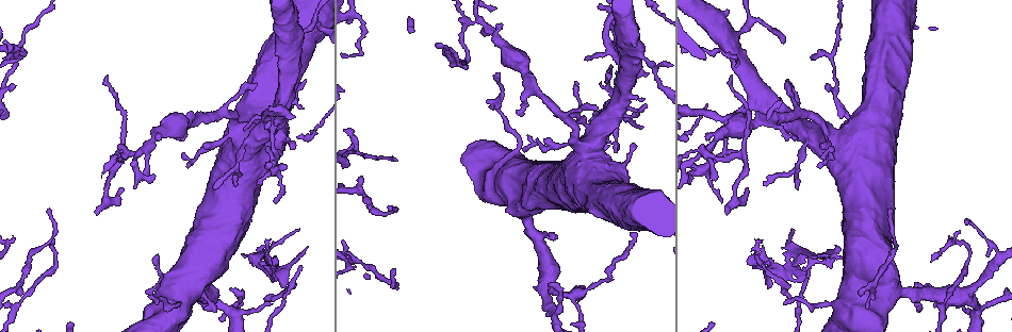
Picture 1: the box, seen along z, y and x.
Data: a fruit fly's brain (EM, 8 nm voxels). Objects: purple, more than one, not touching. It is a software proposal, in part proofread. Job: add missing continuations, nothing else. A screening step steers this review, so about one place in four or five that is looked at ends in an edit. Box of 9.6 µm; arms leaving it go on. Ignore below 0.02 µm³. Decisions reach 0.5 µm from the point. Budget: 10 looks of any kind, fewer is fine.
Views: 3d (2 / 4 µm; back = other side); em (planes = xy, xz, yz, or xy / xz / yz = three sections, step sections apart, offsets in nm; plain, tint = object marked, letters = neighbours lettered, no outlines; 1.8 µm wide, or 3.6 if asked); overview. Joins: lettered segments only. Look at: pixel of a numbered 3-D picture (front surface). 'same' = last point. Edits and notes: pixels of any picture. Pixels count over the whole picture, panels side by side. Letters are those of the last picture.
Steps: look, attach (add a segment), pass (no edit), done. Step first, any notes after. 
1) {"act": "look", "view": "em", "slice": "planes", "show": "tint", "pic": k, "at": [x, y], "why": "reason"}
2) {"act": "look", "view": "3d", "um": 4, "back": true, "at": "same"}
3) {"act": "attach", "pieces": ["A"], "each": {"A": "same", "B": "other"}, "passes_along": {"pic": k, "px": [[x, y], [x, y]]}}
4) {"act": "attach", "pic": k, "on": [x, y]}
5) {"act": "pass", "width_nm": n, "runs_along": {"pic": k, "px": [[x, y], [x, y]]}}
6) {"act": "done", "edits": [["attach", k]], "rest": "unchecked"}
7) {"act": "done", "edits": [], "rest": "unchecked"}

{"act": "look", "view": "em", "um": 3.6, "slice": "xz", "step": 8, "show": "tint", "pic": 1, "at": [395, 271], "why": "long arm stops here"}

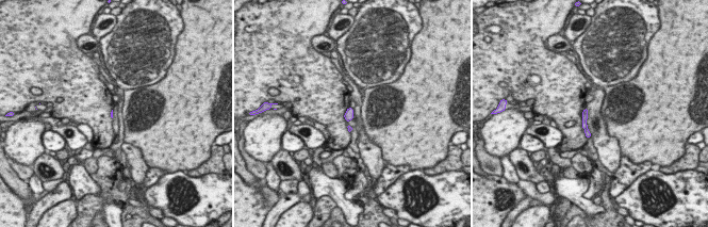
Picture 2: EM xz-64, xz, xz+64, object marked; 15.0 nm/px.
{"act": "look", "view": "em", "um": 3.6, "slice": "planes", "show": "letters", "at": "same", "why": "cut it another way"}

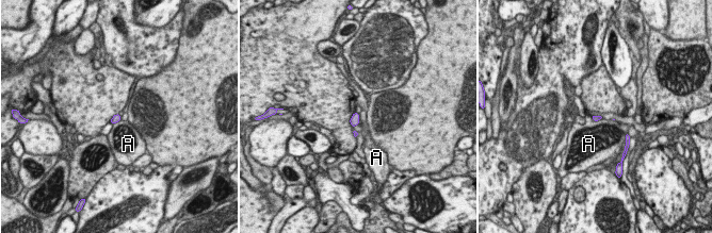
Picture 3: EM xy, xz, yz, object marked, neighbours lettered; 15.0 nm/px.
{"act": "pass", "each": {"A": "other"}, "border": {"pic": 3, "px": [[591, 116], [594, 120], [603, 118]]}, "found": "none of them fits"}

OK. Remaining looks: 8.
{"act": "look", "view": "em", "slice": "xz", "step": 4, "show": "tint", "pic": 1, "at": [543, 283], "why": "sudden change in width"}

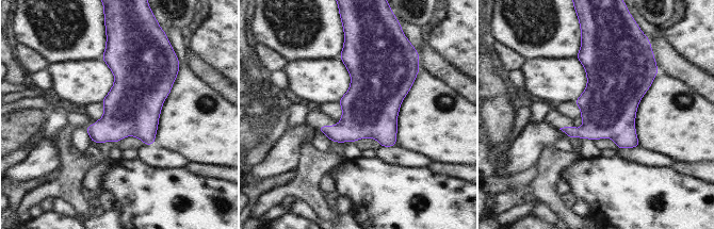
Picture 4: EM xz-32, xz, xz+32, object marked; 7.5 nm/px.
{"act": "look", "view": "em", "slice": "planes", "show": "letters", "at": "same"}

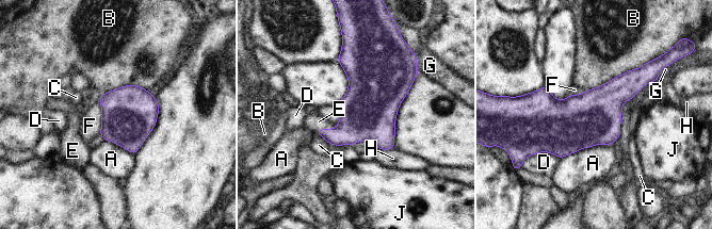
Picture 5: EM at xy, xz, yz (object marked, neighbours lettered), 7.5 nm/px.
{"act": "attach", "pieces": ["E"], "each": {"A": "other", "B": "other", "C": "other", "D": "other", "E": "same", "F": "other", "G": "other", "H": "other", "J": "other"}, "passes_along": {"pic": 5, "px": [[356, 124], [324, 129], [313, 123]]}, "found": "the neuron continues"}

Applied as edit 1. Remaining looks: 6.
{"act": "look", "view": "overview"}

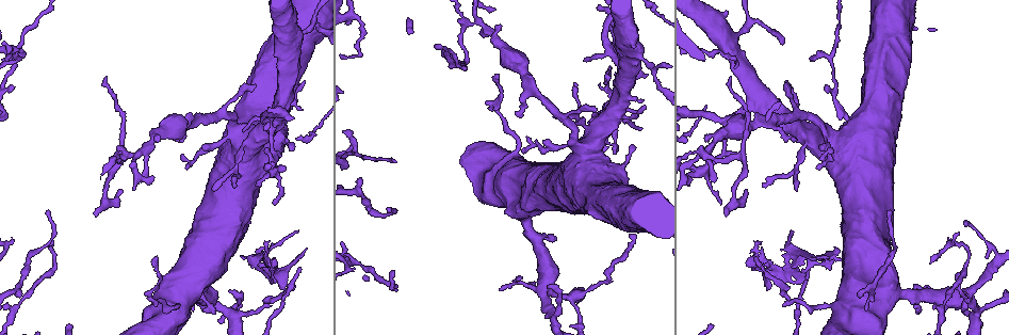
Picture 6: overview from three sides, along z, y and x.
{"act": "look", "view": "3d", "um": 2, "pic": 6, "at": [790, 231], "why": "branch stops here"}

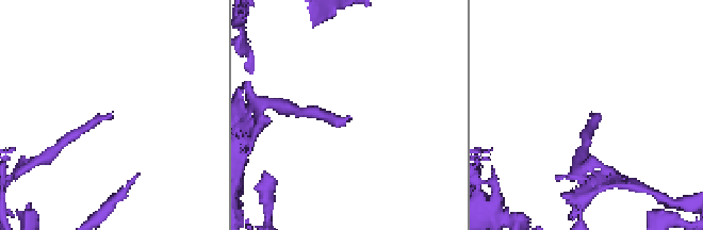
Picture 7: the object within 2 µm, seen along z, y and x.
{"act": "look", "view": "em", "um": 3.6, "slice": "yz", "step": 4, "show": "letters", "pic": 7, "at": [110, 117], "why": "shape alone is not enough"}

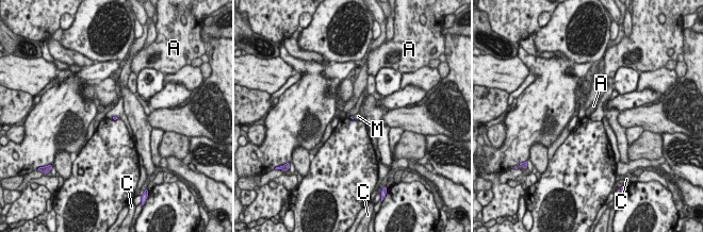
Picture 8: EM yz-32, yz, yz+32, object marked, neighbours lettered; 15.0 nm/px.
{"act": "look", "view": "em", "um": 3.6, "slice": "planes", "show": "letters", "at": "same", "why": "another direction"}

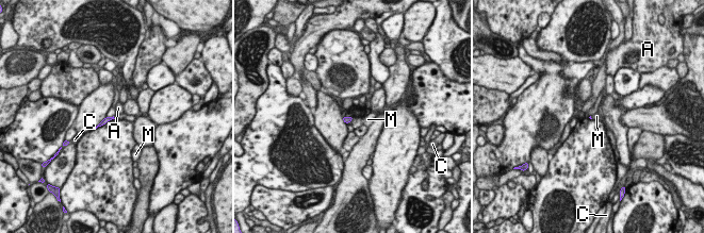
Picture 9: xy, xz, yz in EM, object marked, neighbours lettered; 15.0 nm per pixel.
{"act": "attach", "pieces": ["M"], "each": {"A": "other", "C": "other", "M": "same"}, "passes_along": {"pic": 9, "px": [[346, 119], [350, 120], [366, 120]]}, "found": "it goes on there"}

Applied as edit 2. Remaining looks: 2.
{"act": "look", "view": "em", "slice": "xy", "step": 16, "show": "tint", "pic": 6, "at": [521, 151], "why": "tapers out"}

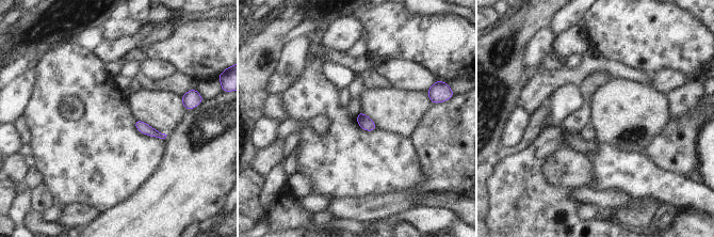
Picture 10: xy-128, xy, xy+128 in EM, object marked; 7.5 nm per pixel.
{"act": "look", "view": "em", "slice": "planes", "show": "letters", "at": "same"}

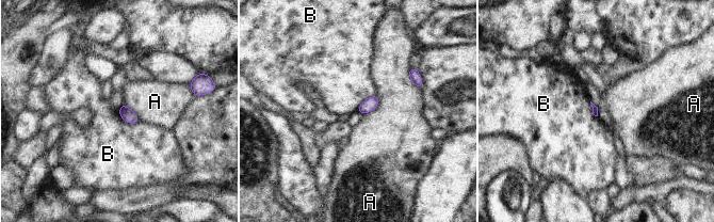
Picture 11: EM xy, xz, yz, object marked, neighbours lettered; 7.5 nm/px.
{"act": "pass", "each": {"A": "other", "B": "other"}, "found": "no lettered segment goes on from it"}

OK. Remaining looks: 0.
{"act": "done", "edits": [["attach", 5], ["attach", 9]], "rest": "unchecked"}

